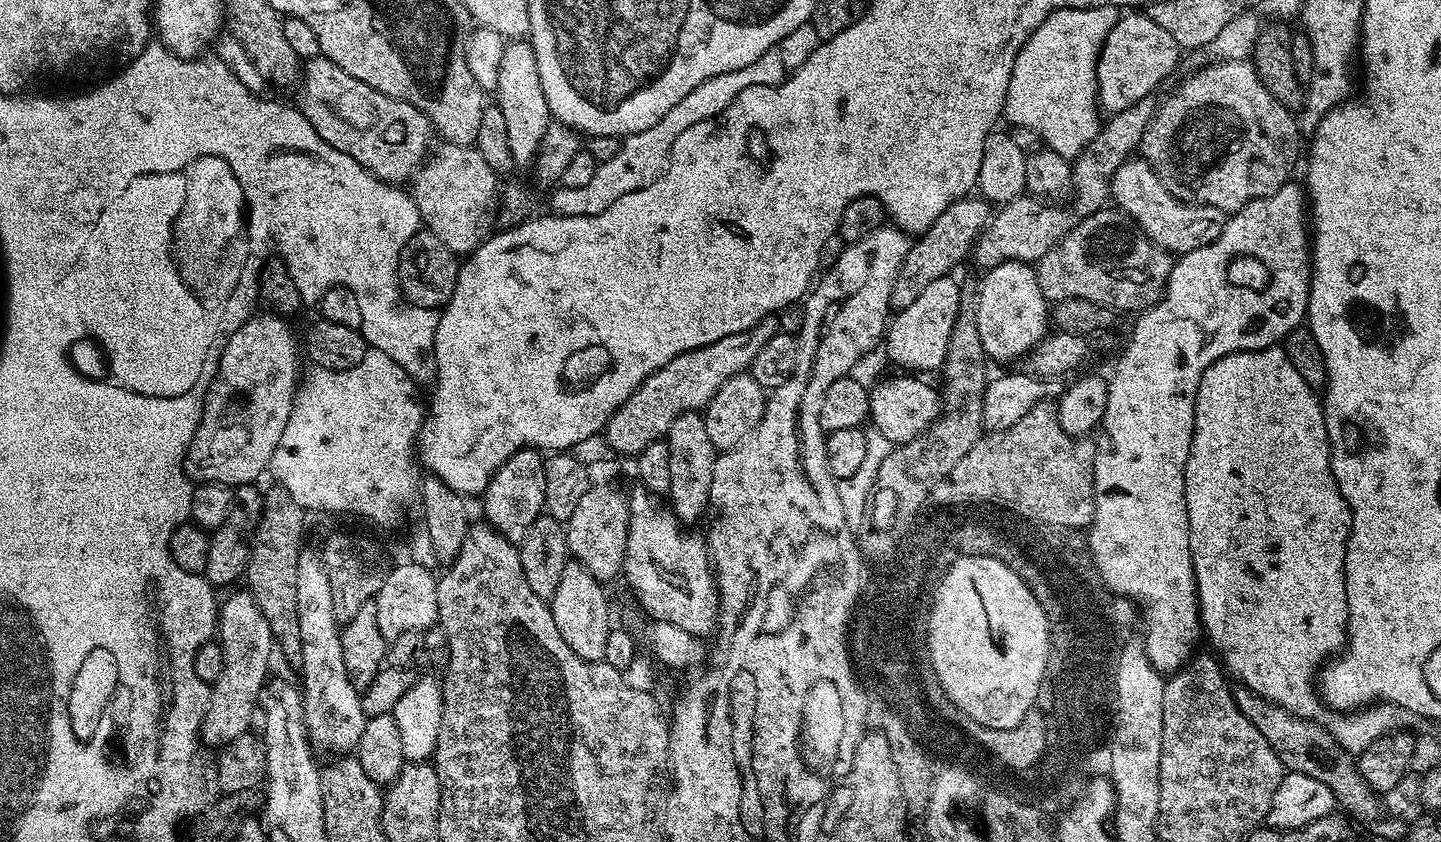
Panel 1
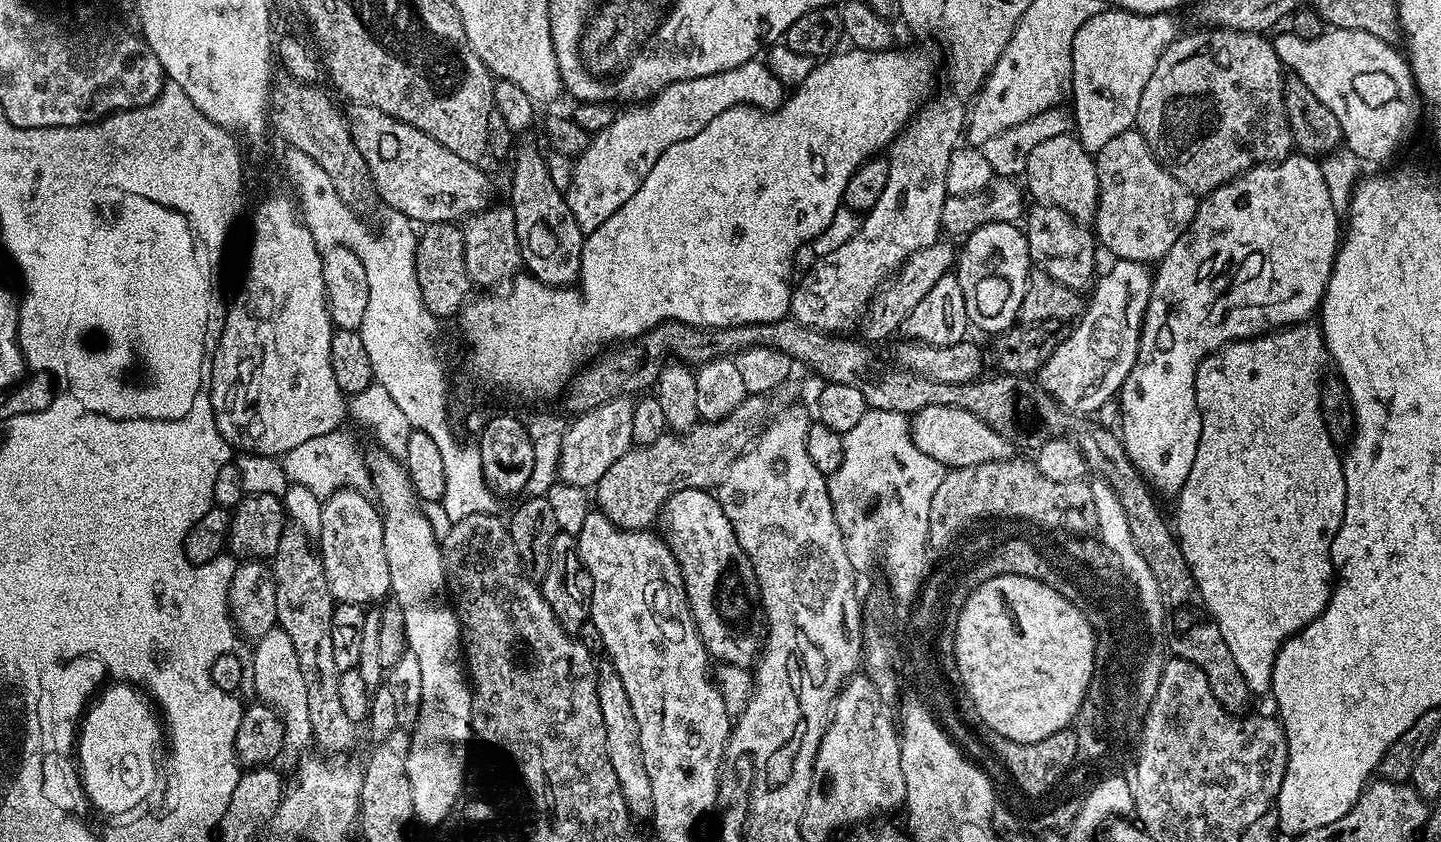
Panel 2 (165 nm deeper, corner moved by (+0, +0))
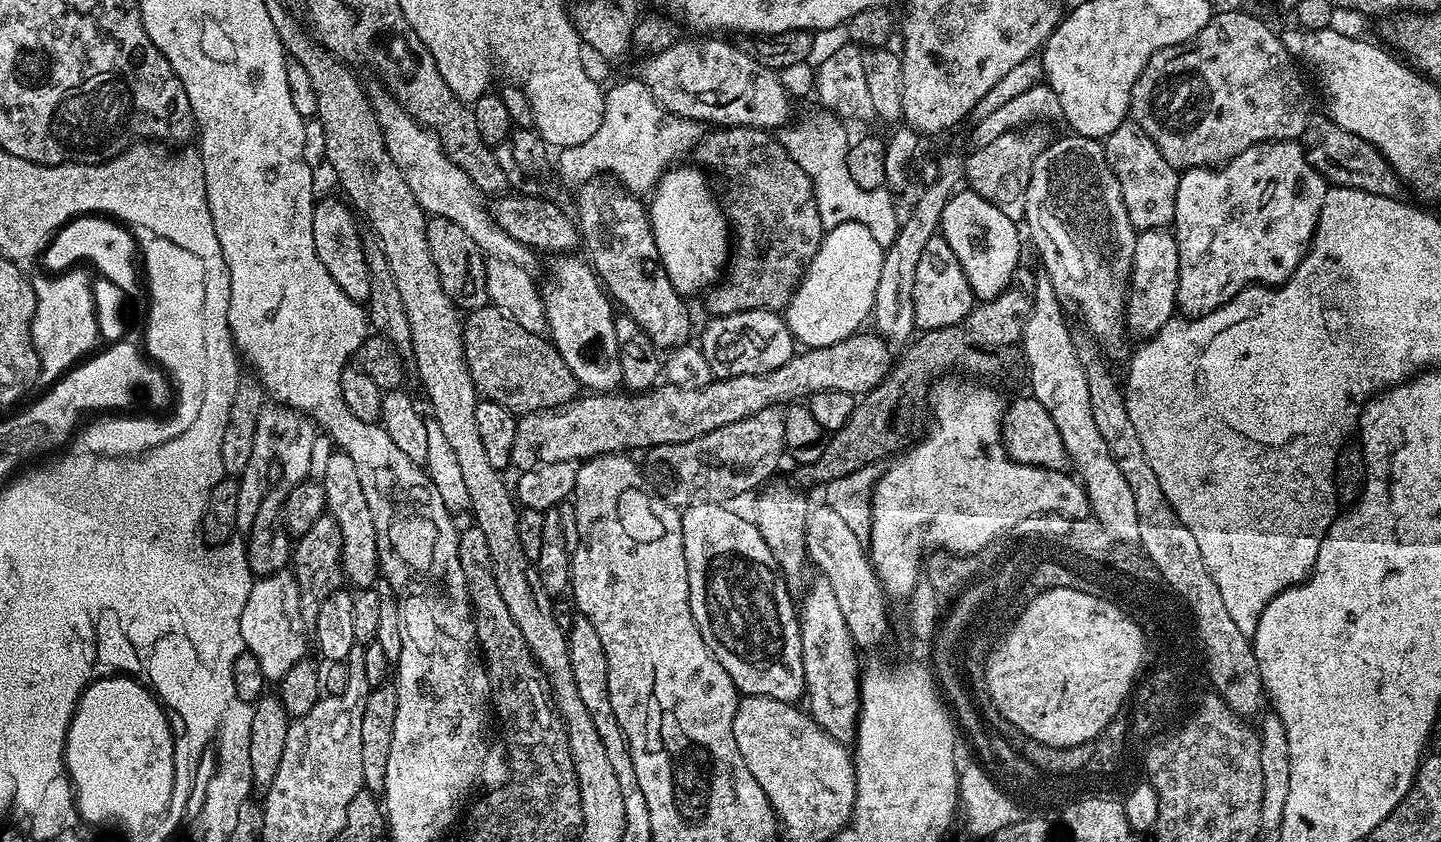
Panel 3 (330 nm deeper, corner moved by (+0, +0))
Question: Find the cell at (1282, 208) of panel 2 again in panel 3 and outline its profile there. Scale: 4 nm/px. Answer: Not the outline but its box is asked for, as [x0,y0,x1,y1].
[1174,140,1326,318]

